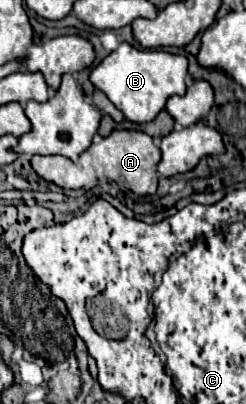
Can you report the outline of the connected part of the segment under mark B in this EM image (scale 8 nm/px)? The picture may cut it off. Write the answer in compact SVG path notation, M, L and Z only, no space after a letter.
M122 42L96 68L92 68L90 82L108 96L126 120L142 124L154 120L170 96L182 96L186 92L186 74L188 60L184 56L164 50L138 50L128 42Z

